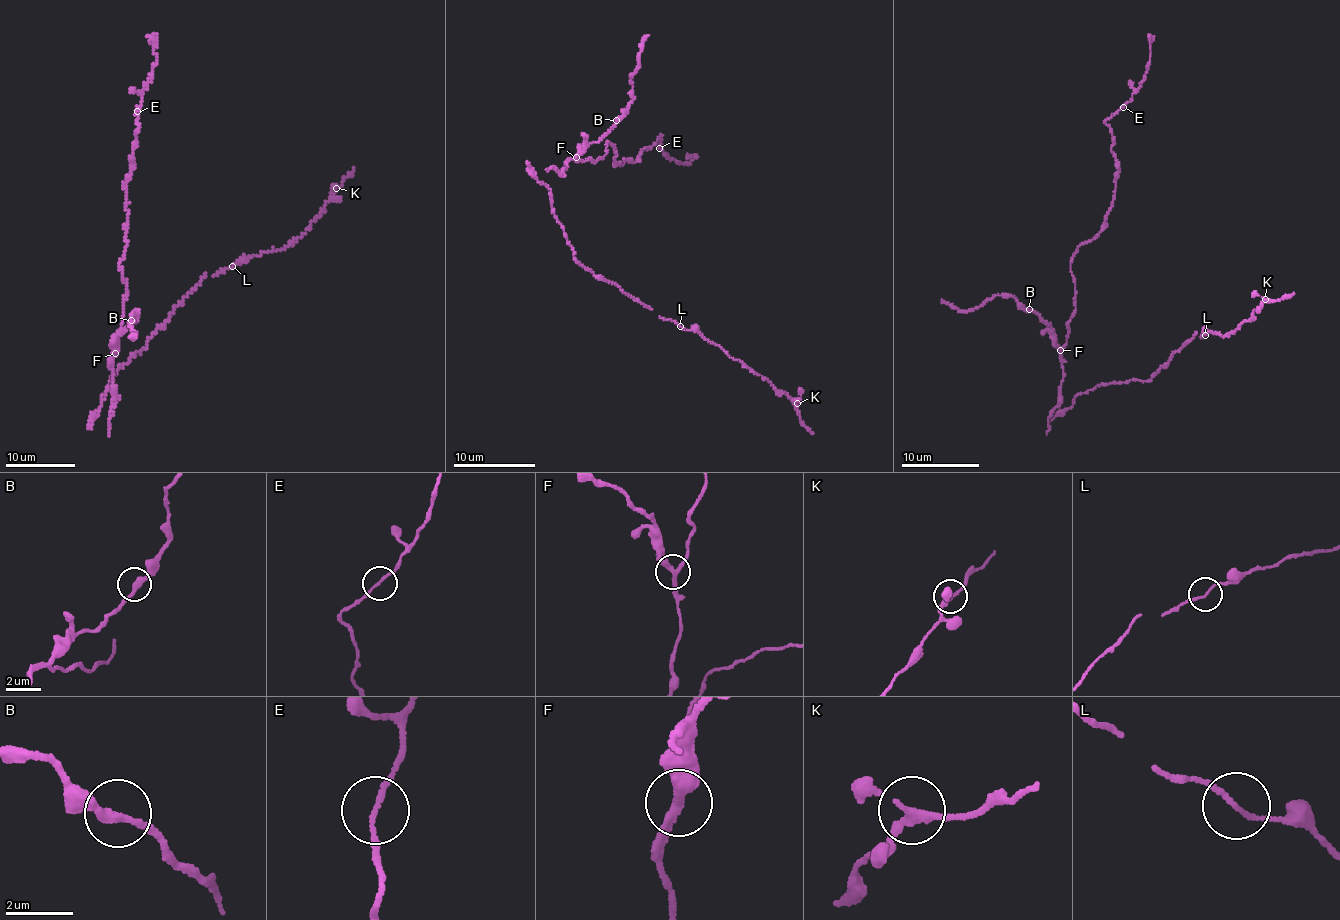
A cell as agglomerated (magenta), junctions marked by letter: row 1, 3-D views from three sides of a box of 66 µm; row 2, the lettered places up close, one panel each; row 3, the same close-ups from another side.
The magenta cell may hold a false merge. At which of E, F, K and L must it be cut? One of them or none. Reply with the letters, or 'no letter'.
F

